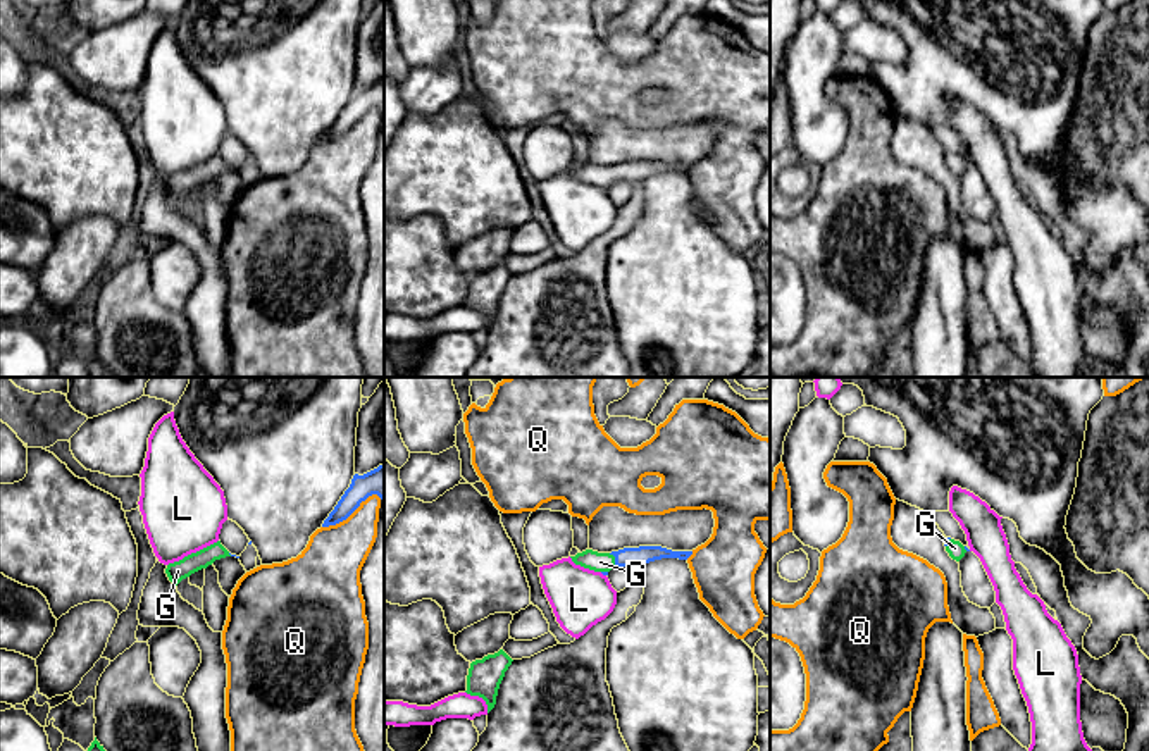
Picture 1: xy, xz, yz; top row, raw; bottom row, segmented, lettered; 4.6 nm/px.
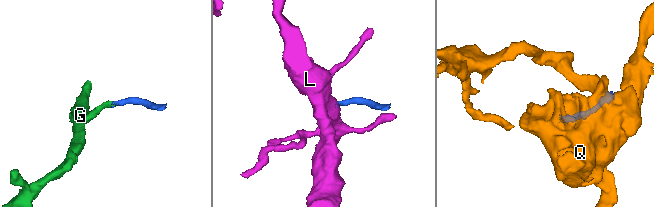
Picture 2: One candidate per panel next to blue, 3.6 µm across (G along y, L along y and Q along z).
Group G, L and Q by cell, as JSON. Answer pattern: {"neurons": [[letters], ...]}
{"neurons": [["G"], ["L"], ["Q"]]}

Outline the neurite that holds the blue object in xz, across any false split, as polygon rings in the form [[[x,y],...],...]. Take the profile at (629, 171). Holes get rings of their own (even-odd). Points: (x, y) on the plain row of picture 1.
[[[639,160],[639,162],[624,162],[612,167],[598,167],[593,164],[586,164],[570,172],[575,179],[608,189],[608,186],[613,181],[634,183],[634,181],[644,181],[646,177],[661,172],[687,174],[691,169],[693,165],[672,165],[661,160]]]

